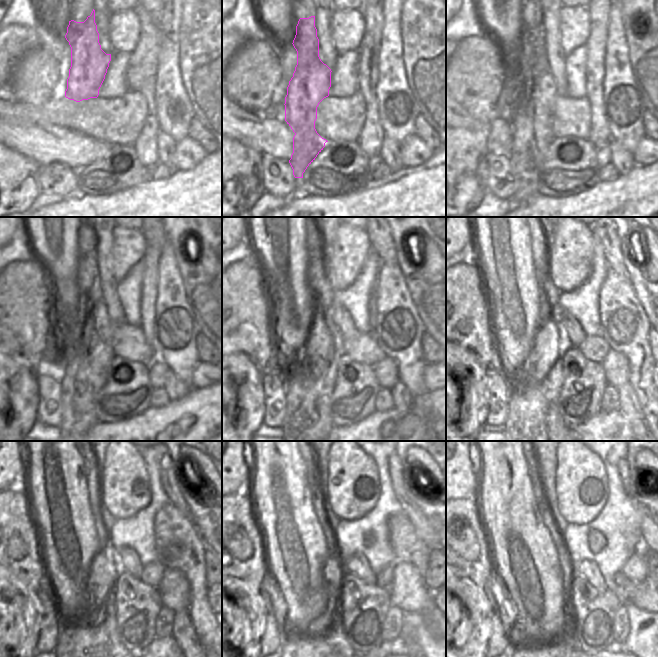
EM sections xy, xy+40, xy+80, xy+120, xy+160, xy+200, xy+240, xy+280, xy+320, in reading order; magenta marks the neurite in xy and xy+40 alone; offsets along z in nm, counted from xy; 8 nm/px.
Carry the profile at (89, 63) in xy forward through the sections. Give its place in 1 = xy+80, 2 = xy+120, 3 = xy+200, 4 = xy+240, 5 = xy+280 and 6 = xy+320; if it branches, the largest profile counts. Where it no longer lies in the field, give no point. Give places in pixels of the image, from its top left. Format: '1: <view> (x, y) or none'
1: xy+80 (532, 119)
2: xy+120 (85, 371)
3: xy+200 (533, 420)
4: xy+240 (99, 644)
5: xy+280 (335, 644)
6: xy+320 (569, 644)

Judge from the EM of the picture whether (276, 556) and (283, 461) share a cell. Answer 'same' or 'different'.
same

